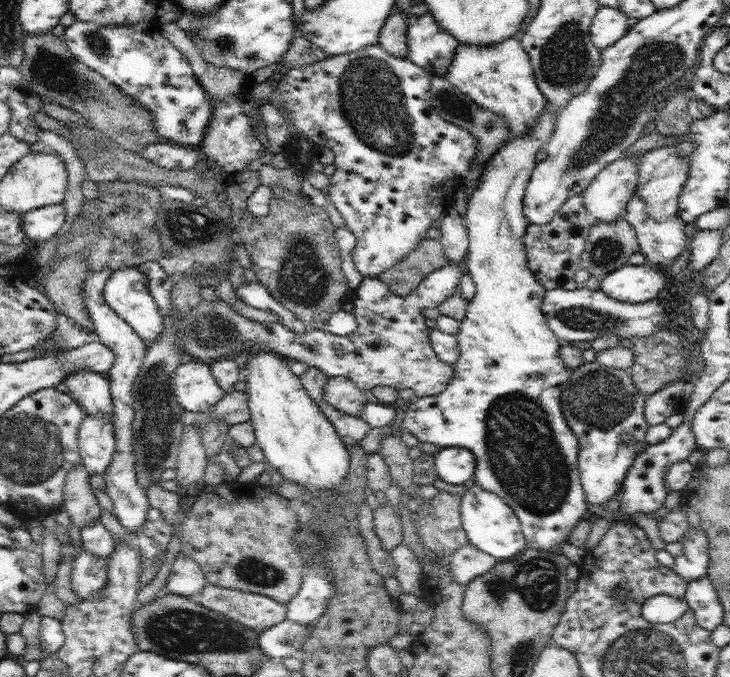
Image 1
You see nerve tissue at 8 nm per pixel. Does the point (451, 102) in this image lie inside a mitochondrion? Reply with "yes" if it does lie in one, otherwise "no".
yes

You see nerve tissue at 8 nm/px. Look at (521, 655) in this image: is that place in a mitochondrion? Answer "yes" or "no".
yes

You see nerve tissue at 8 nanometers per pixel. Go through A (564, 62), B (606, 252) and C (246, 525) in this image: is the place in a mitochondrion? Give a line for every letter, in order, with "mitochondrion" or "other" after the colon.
A: mitochondrion
B: mitochondrion
C: other

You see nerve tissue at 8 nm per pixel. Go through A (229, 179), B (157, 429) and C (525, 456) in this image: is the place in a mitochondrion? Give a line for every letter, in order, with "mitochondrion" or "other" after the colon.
A: other
B: mitochondrion
C: mitochondrion

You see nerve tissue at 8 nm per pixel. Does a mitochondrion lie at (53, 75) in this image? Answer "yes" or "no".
yes

